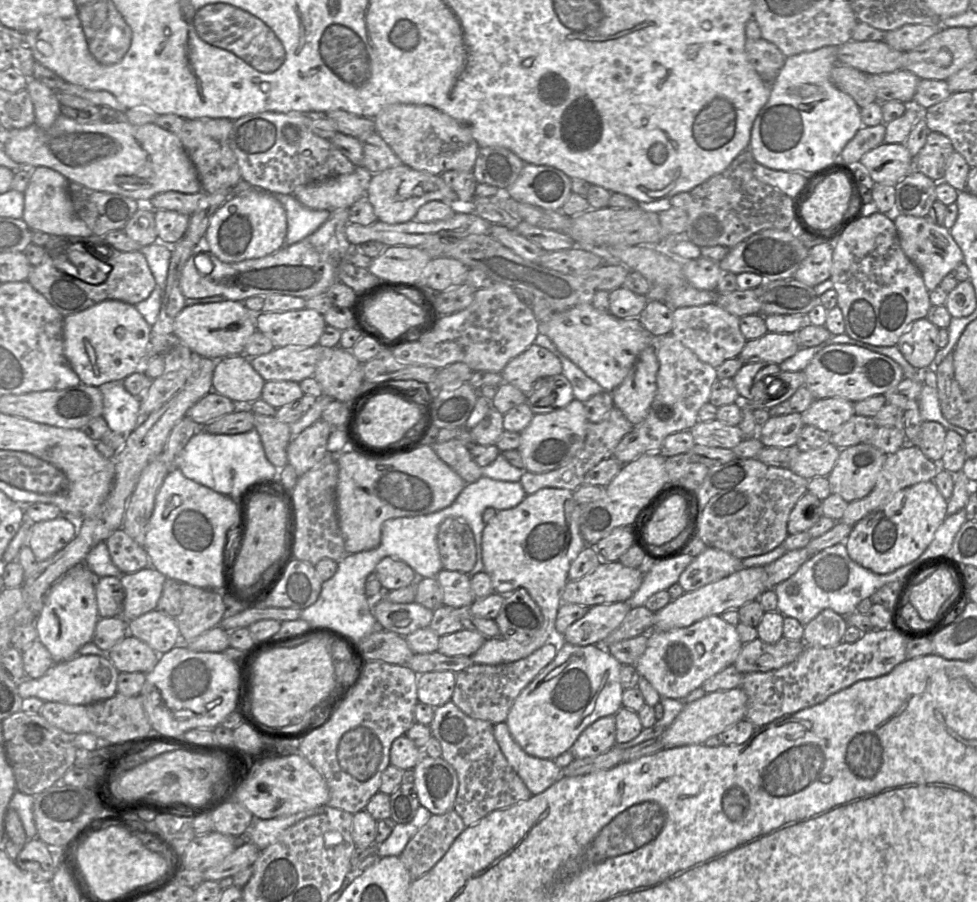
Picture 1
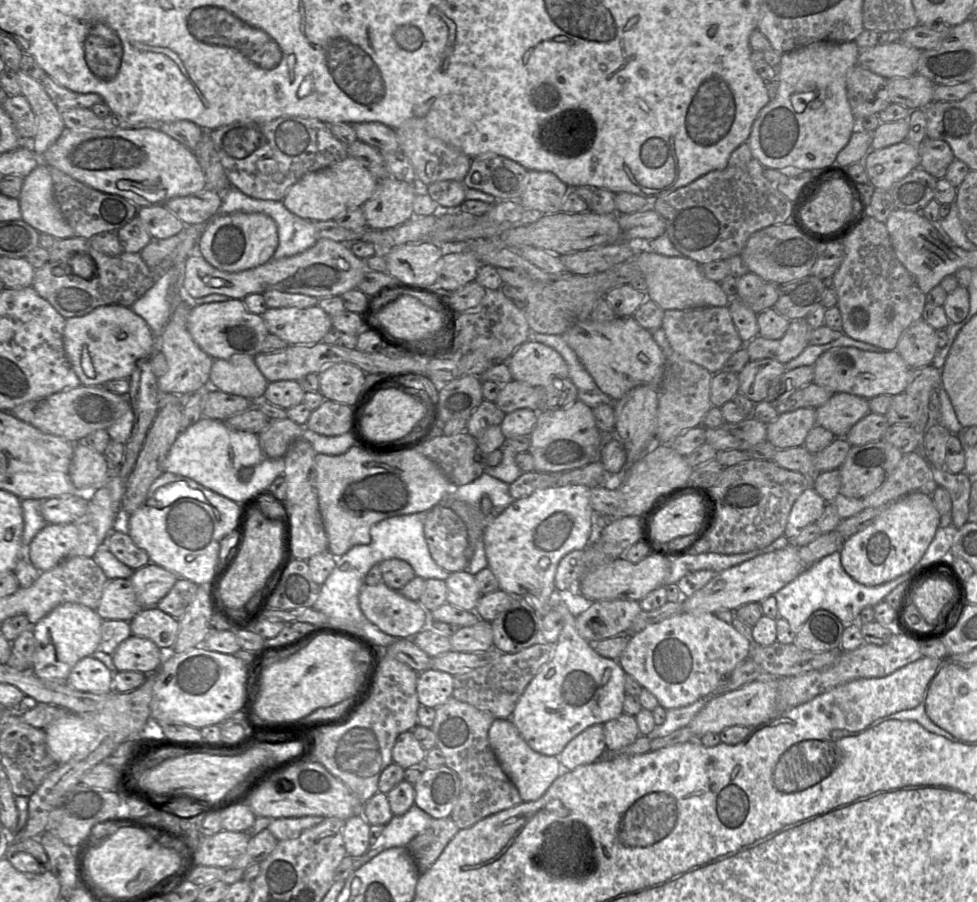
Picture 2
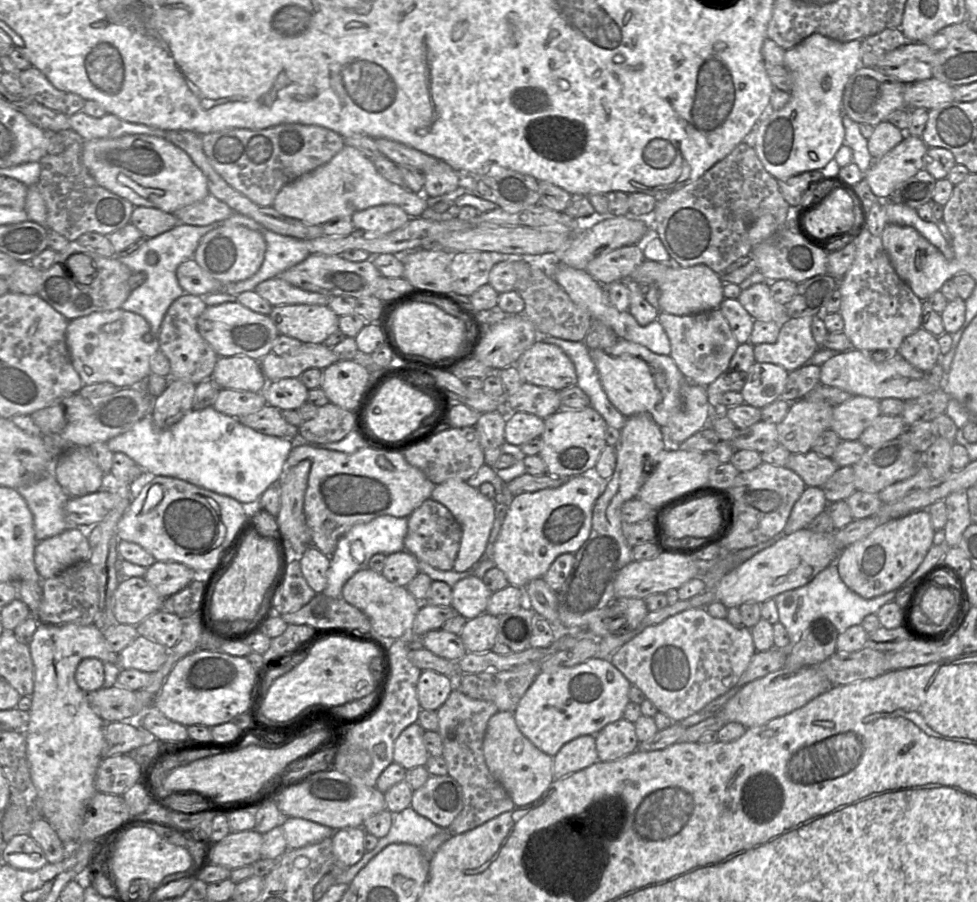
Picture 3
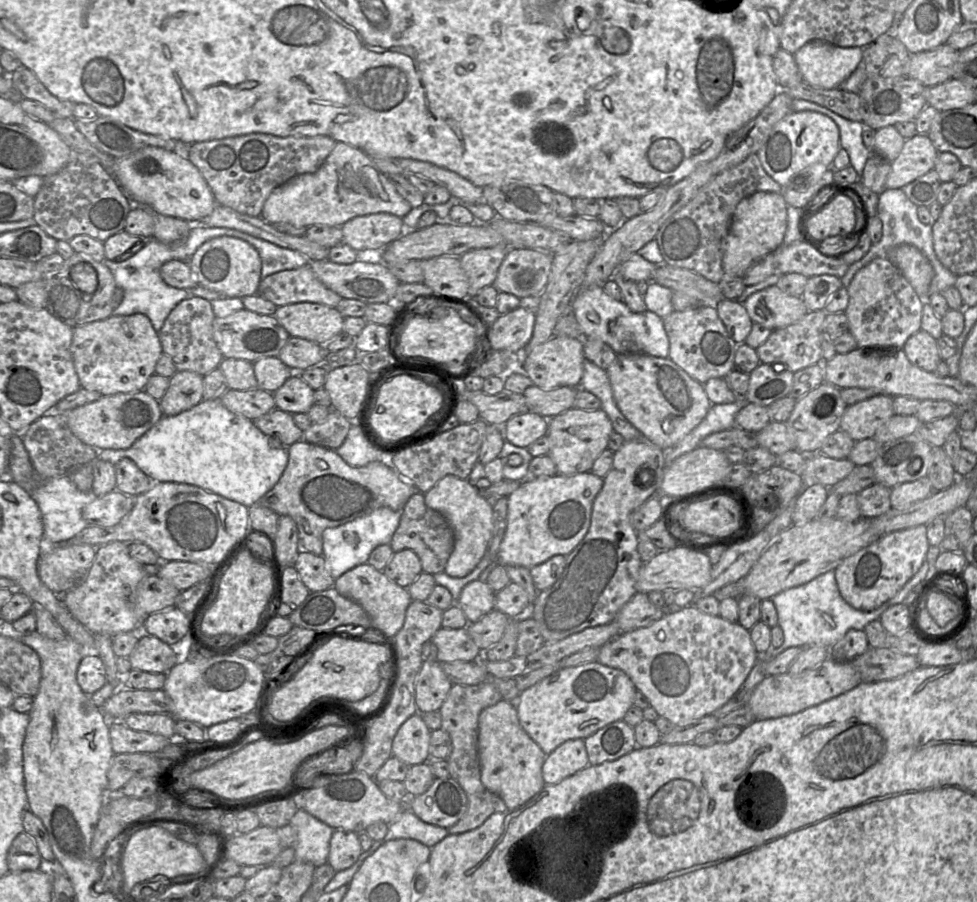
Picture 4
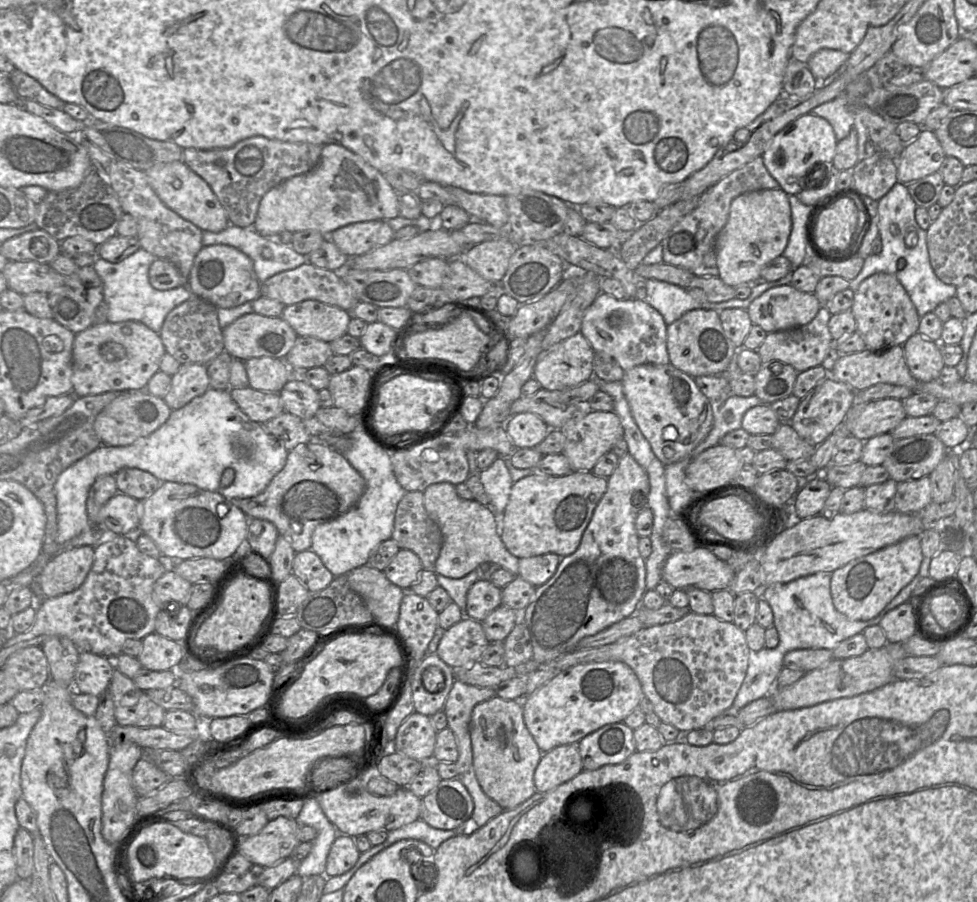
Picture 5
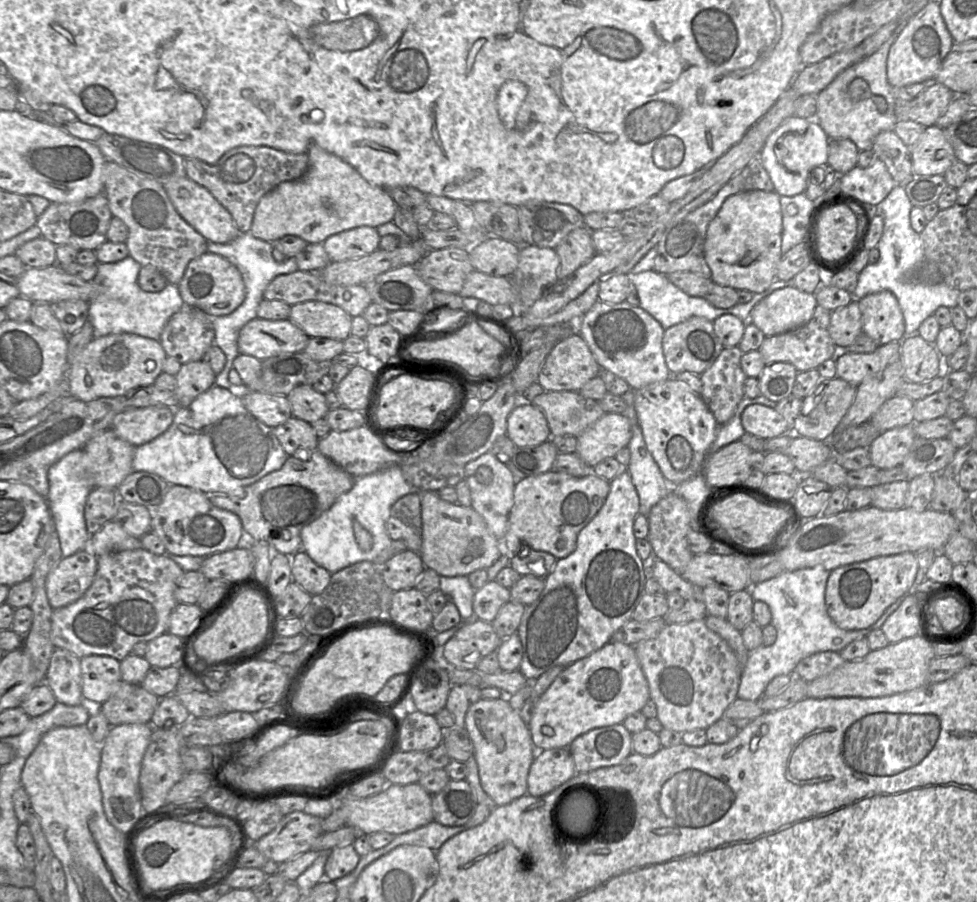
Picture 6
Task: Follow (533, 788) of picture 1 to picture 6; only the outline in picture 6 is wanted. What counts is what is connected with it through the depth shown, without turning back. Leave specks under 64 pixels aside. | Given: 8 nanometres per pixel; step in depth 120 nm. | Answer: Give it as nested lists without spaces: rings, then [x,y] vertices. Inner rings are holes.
[[[507,696],[479,699],[465,715],[465,729],[473,742],[480,784],[497,806],[505,805],[527,793],[527,777],[536,749],[524,717],[515,711]]]

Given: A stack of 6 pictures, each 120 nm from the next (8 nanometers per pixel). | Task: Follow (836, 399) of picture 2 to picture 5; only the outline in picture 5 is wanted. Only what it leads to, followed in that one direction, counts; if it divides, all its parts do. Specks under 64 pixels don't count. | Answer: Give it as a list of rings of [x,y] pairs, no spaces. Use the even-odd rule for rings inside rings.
[[[884,398],[867,403],[853,421],[850,435],[866,441],[890,433],[907,415],[901,400]]]

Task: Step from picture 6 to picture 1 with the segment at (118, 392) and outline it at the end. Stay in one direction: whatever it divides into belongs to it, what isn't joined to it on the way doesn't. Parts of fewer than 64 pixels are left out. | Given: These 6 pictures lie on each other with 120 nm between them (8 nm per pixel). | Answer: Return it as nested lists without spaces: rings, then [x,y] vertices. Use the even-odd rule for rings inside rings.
[[[105,300],[99,302],[81,312],[68,315],[63,320],[63,351],[70,367],[79,376],[81,383],[89,386],[99,387],[110,382],[122,382],[127,376],[142,367],[142,358],[146,354],[151,337],[151,326],[146,322],[143,316],[137,311],[135,305],[131,305],[118,300]]]

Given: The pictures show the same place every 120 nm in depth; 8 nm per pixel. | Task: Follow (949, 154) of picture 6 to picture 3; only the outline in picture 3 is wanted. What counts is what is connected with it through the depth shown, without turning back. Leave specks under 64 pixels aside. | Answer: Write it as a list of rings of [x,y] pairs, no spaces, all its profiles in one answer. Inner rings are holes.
[[[905,134],[899,144],[879,159],[874,159],[864,178],[877,199],[887,201],[898,185],[923,170],[927,150],[921,137]]]

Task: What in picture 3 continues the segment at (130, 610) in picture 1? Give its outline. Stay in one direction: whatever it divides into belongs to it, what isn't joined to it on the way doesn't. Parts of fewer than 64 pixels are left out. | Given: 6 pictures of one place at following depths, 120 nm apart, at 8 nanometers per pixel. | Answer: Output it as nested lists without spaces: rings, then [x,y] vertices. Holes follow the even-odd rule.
[[[155,562],[153,563],[151,566],[149,566],[147,568],[147,571],[144,575],[144,578],[154,587],[154,589],[159,593],[160,596],[162,596],[163,598],[167,598],[173,594],[178,593],[179,591],[181,591],[182,589],[184,589],[193,579],[195,579],[197,576],[202,576],[202,575],[197,575],[196,572],[194,570],[192,570],[191,568],[187,567],[184,564],[181,563],[177,563],[177,562]]]

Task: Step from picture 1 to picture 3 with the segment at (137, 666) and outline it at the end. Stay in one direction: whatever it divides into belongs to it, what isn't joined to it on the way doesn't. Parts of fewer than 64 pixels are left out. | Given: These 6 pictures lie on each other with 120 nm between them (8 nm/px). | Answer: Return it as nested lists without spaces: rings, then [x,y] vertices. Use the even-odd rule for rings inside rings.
[[[138,635],[118,655],[118,666],[121,670],[135,669],[152,674],[159,670],[168,658],[169,649]]]

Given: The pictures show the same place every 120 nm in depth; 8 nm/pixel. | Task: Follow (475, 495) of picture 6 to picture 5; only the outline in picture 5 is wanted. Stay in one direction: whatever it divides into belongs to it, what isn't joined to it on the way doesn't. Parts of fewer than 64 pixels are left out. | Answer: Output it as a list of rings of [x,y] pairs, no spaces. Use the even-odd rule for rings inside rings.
[[[499,457],[486,470],[479,472],[479,478],[490,503],[485,506],[498,517],[508,504],[513,481],[503,457]]]

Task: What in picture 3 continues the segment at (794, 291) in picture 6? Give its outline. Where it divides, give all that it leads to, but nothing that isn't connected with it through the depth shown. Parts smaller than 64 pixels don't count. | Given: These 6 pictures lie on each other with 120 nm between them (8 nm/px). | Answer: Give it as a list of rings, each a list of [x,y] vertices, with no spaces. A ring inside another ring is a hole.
[[[769,282],[754,283],[741,289],[738,301],[753,320],[783,322],[787,317],[785,306],[771,296]]]

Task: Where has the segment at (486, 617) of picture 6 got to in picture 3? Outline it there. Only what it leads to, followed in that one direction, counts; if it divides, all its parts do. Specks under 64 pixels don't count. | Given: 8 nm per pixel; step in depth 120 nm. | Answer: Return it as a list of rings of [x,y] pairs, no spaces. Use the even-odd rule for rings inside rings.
[[[475,576],[466,577],[452,587],[451,607],[467,620],[486,613],[492,592]]]

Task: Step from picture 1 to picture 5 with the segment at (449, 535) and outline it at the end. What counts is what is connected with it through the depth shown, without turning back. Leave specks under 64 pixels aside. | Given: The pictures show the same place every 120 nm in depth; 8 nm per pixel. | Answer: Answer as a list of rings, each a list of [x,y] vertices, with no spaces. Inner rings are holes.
[[[406,492],[400,500],[391,539],[400,549],[414,552],[424,569],[434,571],[443,536],[438,524],[429,517],[424,507],[423,492]]]

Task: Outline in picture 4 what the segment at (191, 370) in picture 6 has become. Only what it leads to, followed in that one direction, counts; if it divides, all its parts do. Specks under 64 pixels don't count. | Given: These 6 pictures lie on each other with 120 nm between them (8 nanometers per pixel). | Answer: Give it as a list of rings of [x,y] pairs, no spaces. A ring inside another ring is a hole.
[[[176,371],[159,400],[163,416],[174,416],[199,404],[203,400],[203,377],[191,371]]]

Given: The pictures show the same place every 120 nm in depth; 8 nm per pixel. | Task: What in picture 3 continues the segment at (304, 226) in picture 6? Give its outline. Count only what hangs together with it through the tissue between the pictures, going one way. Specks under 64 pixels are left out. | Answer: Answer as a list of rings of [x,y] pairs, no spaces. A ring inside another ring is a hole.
[[[345,145],[328,163],[286,184],[276,195],[272,207],[286,217],[311,225],[322,225],[333,218],[352,217],[358,211],[384,204],[397,205],[413,218],[420,217],[427,209],[426,197],[423,194],[416,194],[406,187],[390,183],[379,174],[370,159],[356,148]]]

